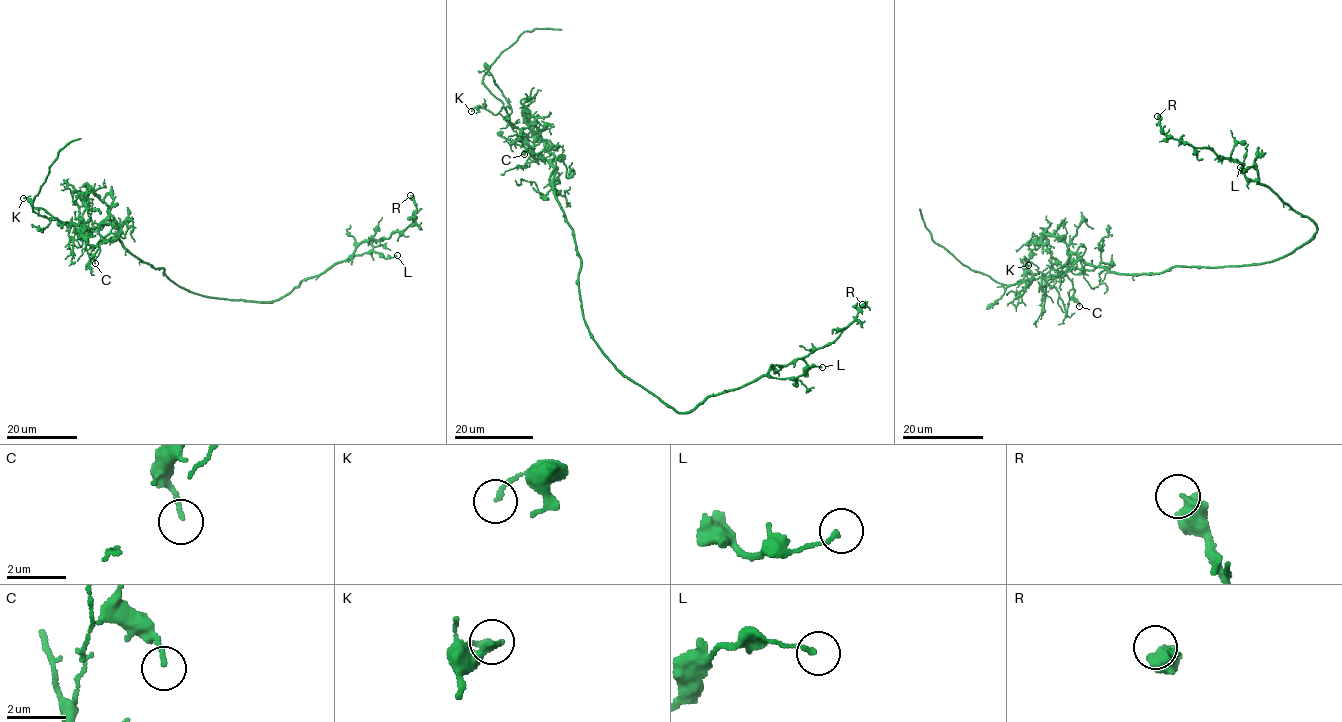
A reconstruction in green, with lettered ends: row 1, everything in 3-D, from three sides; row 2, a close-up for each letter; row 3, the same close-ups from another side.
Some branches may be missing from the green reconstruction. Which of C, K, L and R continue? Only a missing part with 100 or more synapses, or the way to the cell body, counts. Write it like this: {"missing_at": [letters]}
{"missing_at": []}

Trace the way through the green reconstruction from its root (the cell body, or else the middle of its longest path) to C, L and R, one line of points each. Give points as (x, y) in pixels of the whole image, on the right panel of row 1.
C: (1220, 266), (1125, 275), (1087, 265), (1072, 254), (1061, 274), (1051, 265), (1060, 264), (1079, 306)
L: (1220, 266), (1276, 260), (1309, 241), (1317, 229), (1308, 217), (1259, 183), (1253, 165), (1242, 173), (1240, 167)
R: (1220, 266), (1287, 256), (1310, 241), (1316, 225), (1270, 188), (1250, 180), (1238, 162), (1169, 138), (1157, 116)

